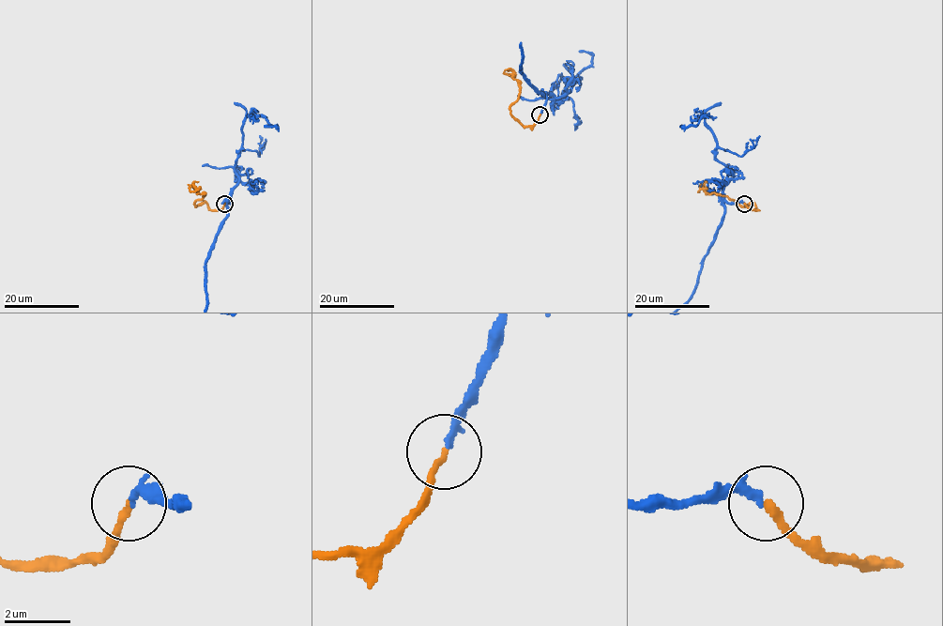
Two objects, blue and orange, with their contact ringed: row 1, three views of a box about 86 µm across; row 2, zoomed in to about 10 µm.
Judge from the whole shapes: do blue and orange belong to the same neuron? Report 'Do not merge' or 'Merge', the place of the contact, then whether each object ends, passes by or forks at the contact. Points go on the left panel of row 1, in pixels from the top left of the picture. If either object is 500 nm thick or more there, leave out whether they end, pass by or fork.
Merge. Place: (224, 204). At the ring blue ends. At the ring orange ends

